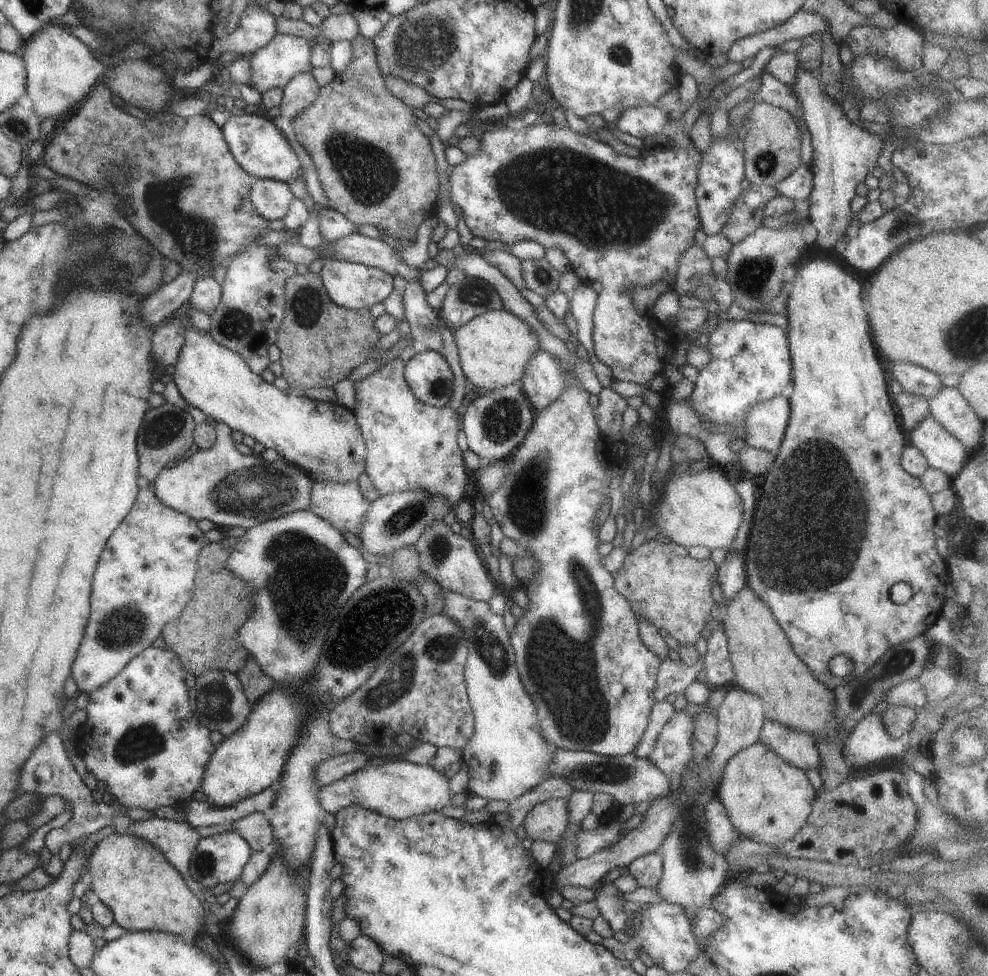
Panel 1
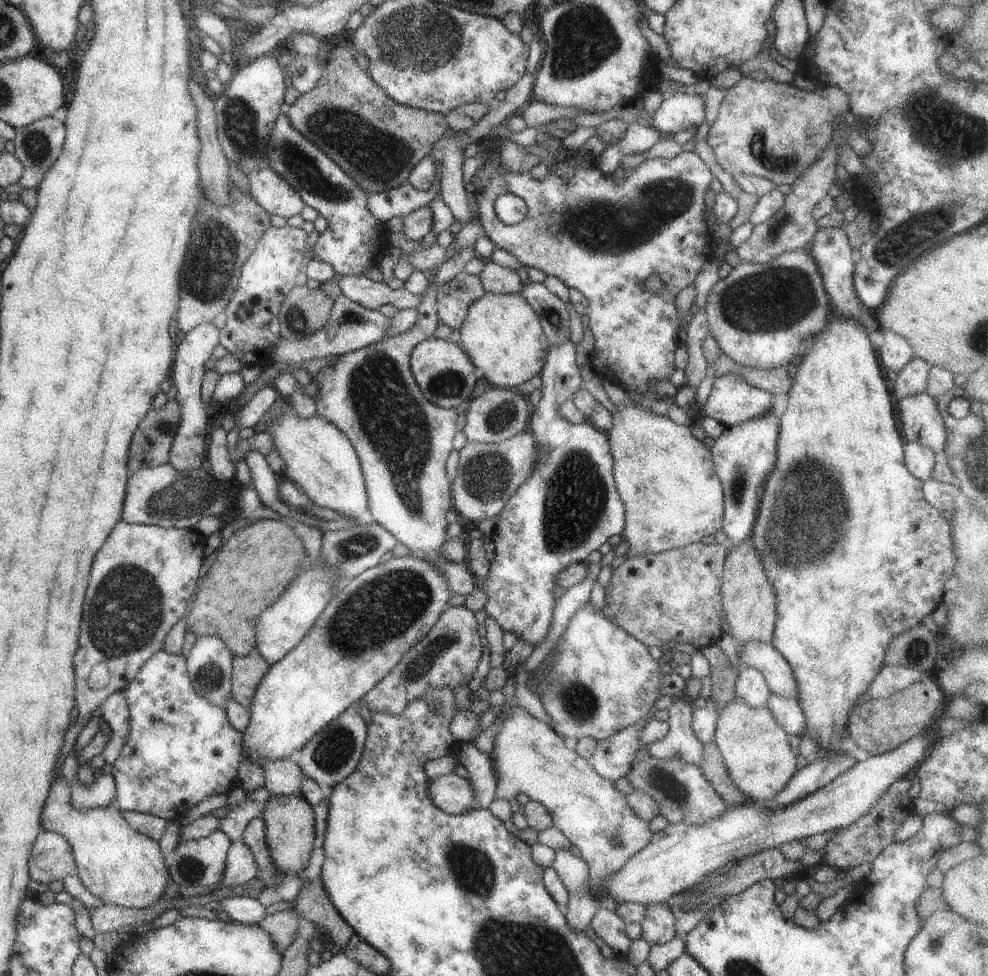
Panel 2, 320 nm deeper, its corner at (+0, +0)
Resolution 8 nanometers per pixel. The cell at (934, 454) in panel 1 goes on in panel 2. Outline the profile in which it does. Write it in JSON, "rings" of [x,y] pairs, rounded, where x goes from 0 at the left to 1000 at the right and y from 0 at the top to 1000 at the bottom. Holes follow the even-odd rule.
{"rings":[[[934,400],[911,408],[908,418],[916,451],[933,455],[945,464],[953,461],[957,445],[945,408]]]}

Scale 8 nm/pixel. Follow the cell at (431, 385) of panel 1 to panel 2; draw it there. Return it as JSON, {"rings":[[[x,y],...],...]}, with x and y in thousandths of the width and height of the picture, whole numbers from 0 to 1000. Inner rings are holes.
{"rings":[[[438,345],[431,346],[420,353],[413,370],[420,393],[430,410],[436,414],[449,419],[461,419],[465,414],[471,414],[480,403],[479,394],[485,386],[484,382],[473,362],[462,351]]]}

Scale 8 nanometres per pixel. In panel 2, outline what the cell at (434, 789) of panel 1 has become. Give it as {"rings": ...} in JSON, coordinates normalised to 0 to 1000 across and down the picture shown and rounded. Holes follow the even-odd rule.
{"rings":[[[460,791],[435,799],[431,811],[438,826],[454,835],[470,833],[481,826],[474,799],[461,794]]]}

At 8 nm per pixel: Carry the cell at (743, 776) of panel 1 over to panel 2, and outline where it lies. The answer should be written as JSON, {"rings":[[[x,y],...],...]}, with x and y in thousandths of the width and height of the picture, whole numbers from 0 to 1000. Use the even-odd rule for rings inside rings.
{"rings":[[[748,714],[737,717],[727,728],[721,761],[731,775],[740,801],[748,811],[755,816],[756,822],[760,823],[771,824],[778,817],[786,814],[788,808],[791,808],[793,804],[797,803],[797,800],[807,791],[811,783],[809,775],[805,775],[799,765],[799,755],[784,740],[783,734],[775,722],[762,725],[755,722]]]}

